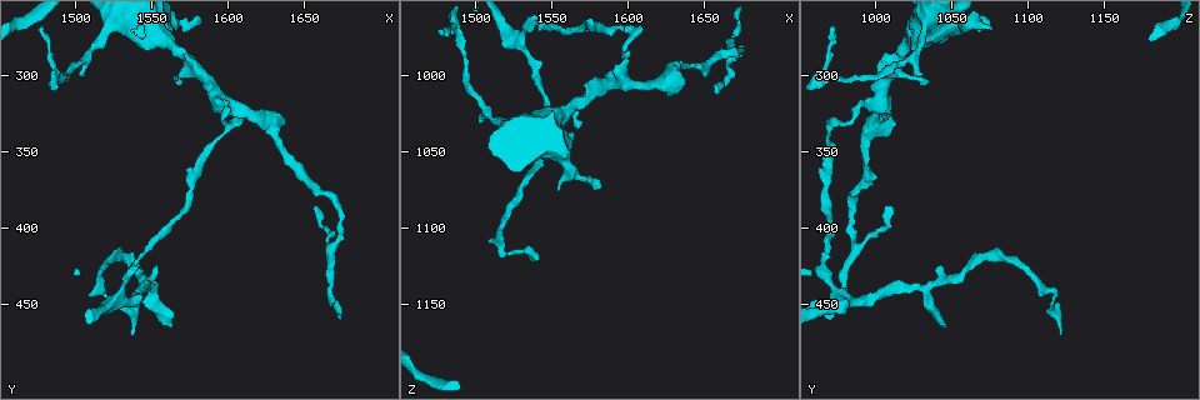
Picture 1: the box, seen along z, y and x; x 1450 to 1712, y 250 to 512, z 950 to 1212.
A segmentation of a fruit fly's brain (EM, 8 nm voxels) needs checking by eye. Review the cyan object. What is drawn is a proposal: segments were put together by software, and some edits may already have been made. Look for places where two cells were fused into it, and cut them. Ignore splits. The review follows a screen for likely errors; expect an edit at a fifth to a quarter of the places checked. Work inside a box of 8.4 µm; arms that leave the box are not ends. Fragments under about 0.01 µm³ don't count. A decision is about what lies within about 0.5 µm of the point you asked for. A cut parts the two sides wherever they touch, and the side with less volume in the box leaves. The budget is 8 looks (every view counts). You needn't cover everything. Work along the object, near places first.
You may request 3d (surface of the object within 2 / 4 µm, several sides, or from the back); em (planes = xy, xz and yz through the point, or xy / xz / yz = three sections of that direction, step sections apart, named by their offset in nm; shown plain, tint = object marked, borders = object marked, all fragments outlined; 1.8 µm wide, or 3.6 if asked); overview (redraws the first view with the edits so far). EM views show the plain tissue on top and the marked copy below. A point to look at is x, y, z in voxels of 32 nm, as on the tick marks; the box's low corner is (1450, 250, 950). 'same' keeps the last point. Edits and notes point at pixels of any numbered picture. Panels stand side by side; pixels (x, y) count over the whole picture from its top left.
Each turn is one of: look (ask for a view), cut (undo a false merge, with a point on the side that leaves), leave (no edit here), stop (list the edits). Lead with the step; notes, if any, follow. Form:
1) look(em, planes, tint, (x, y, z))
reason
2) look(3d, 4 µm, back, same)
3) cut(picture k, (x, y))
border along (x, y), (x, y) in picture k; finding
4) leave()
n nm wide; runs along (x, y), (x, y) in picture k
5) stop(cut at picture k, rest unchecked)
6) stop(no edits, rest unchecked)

look(3d, 2 µm, (1596, 338, 970))
thick turns thin

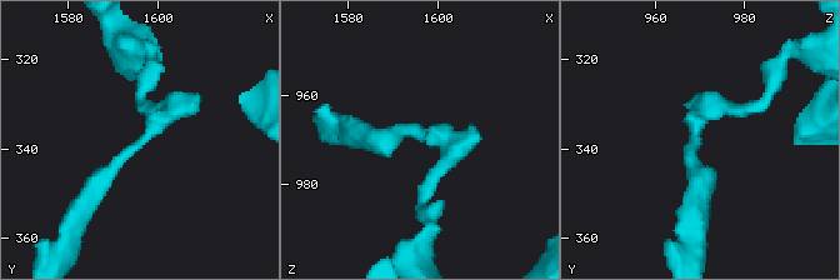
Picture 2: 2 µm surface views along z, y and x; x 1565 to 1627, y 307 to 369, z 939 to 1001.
look(em, planes, tint, (1596, 338, 969))
shape alone is not enough

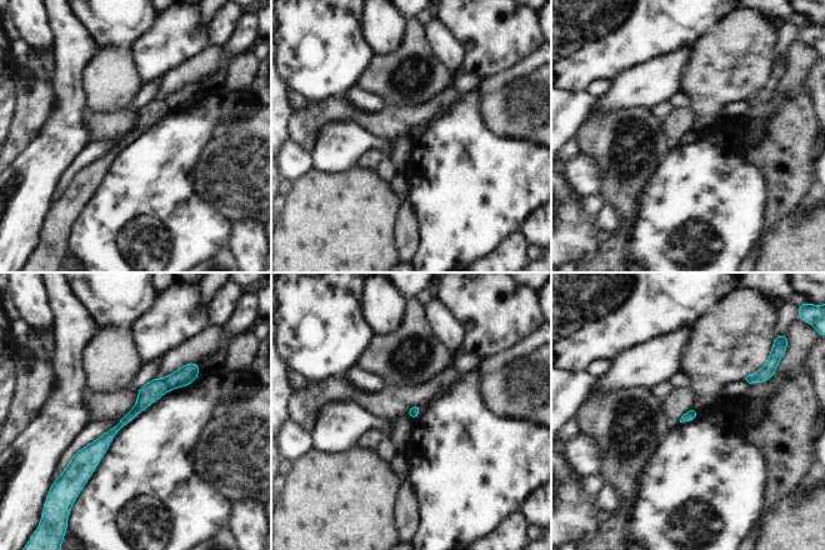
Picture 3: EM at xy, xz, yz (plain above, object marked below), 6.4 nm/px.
cut(picture 3, (148, 394))
80 nm wide; the part that leaves runs along (160, 381), (84, 460), (74, 460) in picture 3; two cells meet here

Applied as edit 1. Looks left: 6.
look(3d, 2 µm, (1576, 292, 1010))
branch point

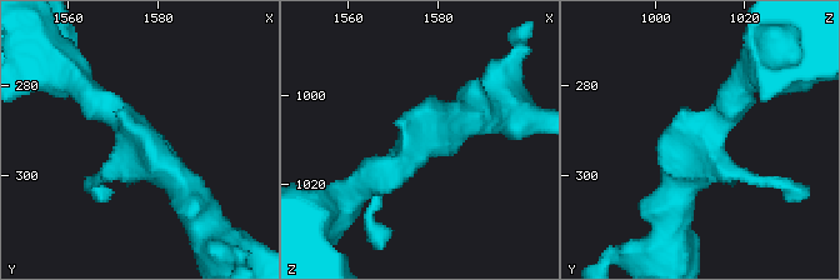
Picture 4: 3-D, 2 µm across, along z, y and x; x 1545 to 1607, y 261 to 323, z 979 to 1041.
look(em, 3.6 µm, planes, tint, (1577, 293, 1010))
now the EM

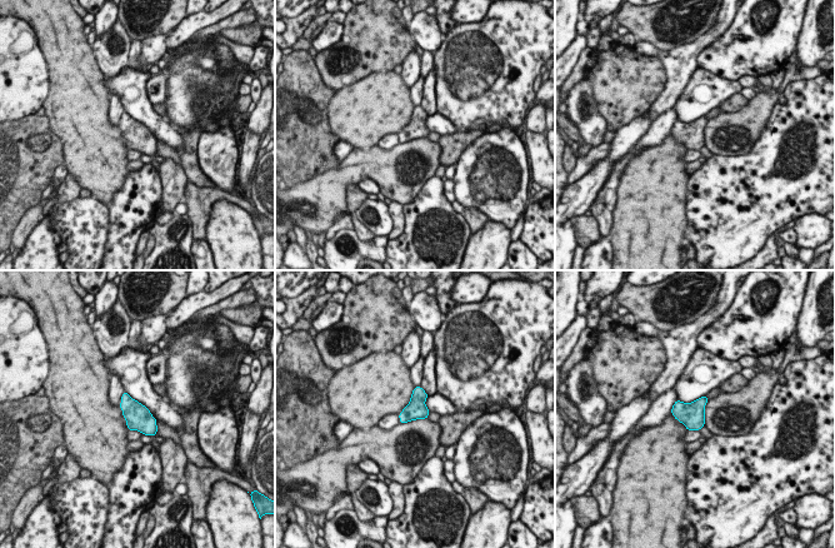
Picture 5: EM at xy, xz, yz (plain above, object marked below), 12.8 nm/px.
leave()
continuous, no second cell

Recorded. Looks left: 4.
stop(cut at picture 3, rest unchecked)

